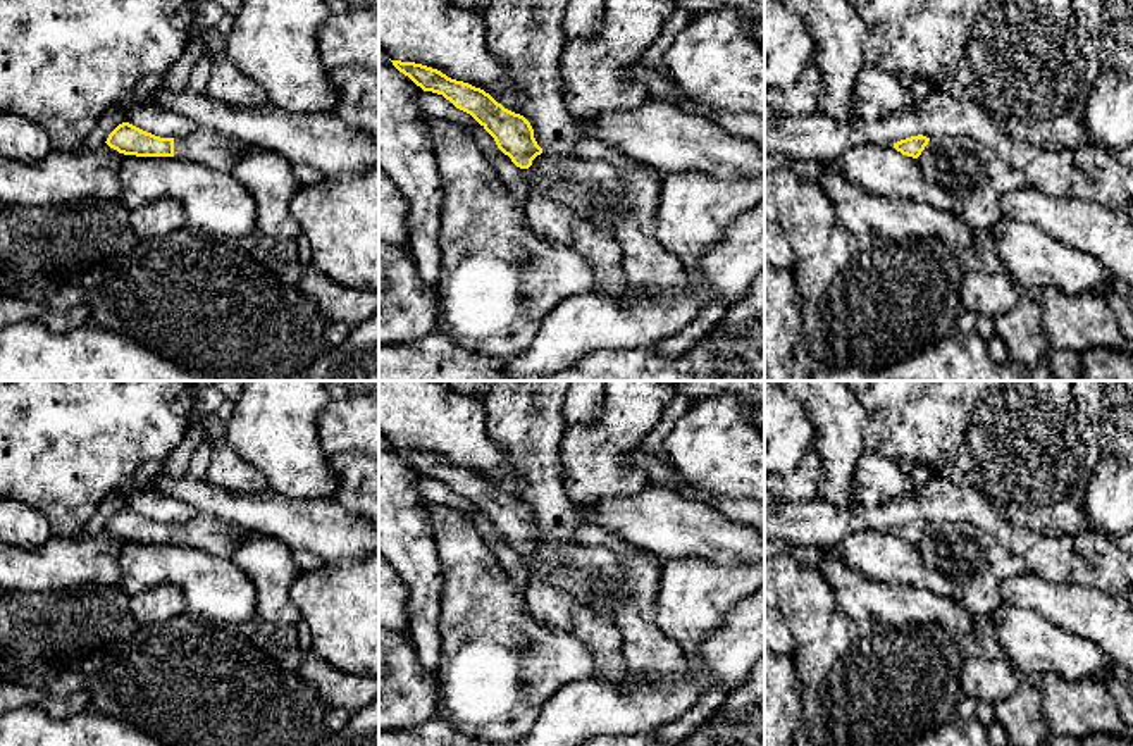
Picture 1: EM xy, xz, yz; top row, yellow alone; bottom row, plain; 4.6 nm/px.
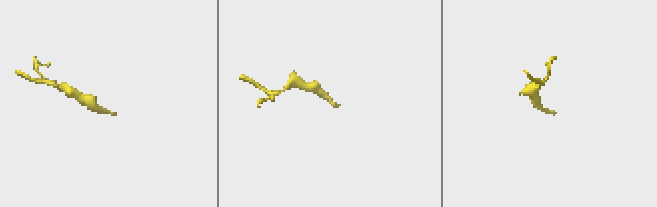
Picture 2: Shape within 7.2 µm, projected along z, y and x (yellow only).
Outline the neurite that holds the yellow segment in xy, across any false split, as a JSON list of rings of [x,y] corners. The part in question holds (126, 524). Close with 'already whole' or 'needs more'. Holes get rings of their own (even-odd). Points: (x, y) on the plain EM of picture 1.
[[[129,508],[119,510],[105,529],[124,541],[186,544],[222,558],[231,558],[246,532],[205,513],[184,524],[160,524]]]; needs more

